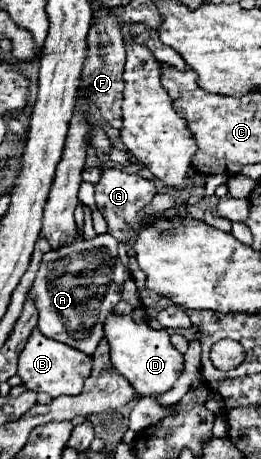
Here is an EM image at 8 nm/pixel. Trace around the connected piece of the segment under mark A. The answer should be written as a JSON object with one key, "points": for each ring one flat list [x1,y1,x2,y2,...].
{"points":[[97,234,91,240,79,236,71,246,45,252,37,278,27,292,27,298,35,302,39,312,37,328,47,338,91,356,103,336,105,318,121,300,121,288,129,278,129,270,125,266,121,270,117,240,111,234]]}

